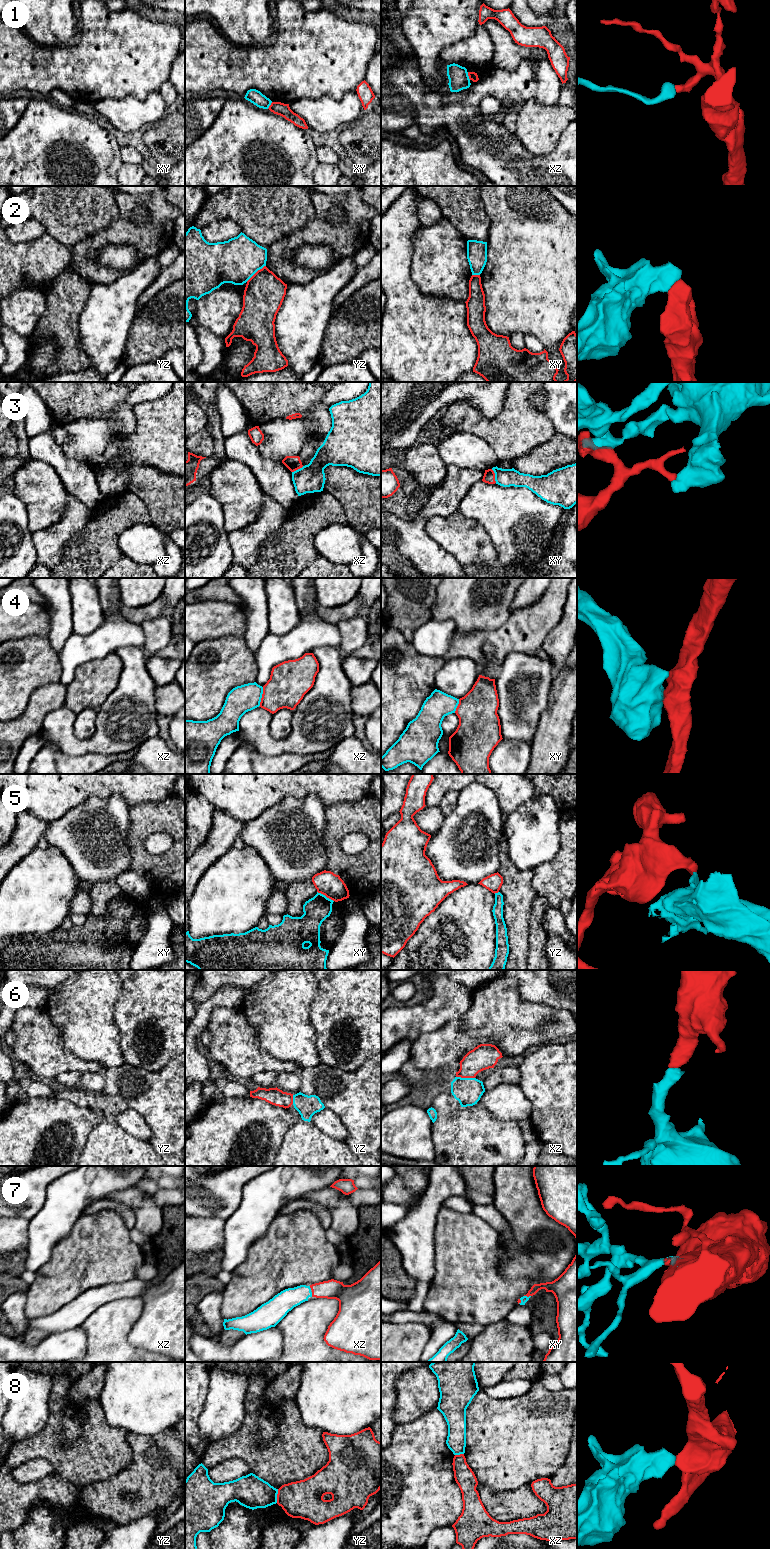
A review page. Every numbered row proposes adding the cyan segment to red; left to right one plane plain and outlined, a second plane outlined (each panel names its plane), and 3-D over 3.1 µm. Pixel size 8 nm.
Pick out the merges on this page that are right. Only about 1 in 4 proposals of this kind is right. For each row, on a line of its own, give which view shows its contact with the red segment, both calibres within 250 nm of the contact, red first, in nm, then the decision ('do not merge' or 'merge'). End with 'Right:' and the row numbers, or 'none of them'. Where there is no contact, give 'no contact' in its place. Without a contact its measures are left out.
1: contact in xz; calibres 70 and 160 nm; do not merge
2: contact in yz; calibres 320 and 360 nm; do not merge
3: contact in xy; calibres 100 and 140 nm; do not merge
4: contact in xz; calibres 320 and 220 nm; do not merge
5: contact in xy; calibres 190 and 200 nm; do not merge
6: contact in xz; calibres 200 and 220 nm; merge
7: contact in xy; calibres 110 and 60 nm; merge
8: contact in yz; calibres 300 and 260 nm; do not merge
Right: 6, 7

